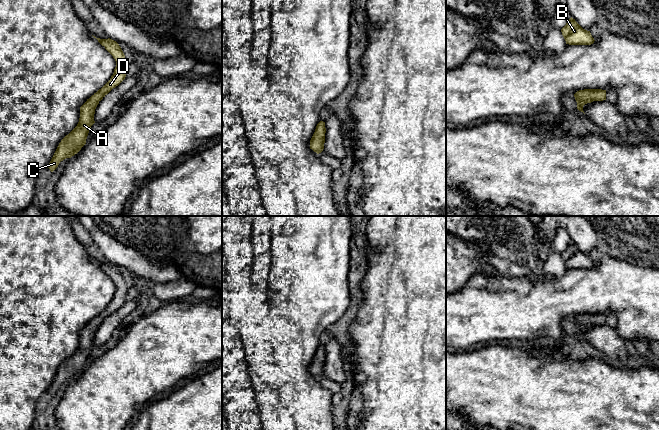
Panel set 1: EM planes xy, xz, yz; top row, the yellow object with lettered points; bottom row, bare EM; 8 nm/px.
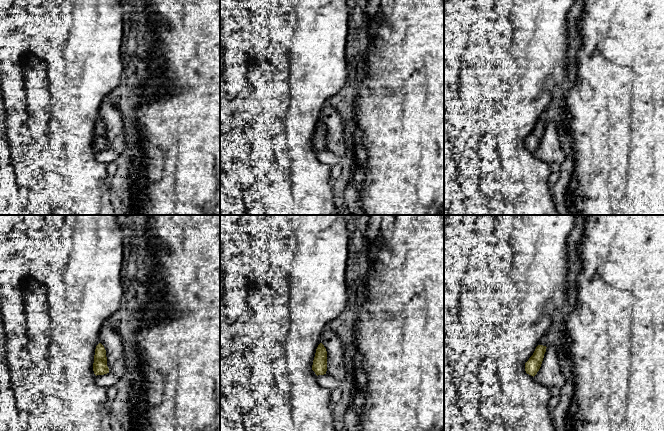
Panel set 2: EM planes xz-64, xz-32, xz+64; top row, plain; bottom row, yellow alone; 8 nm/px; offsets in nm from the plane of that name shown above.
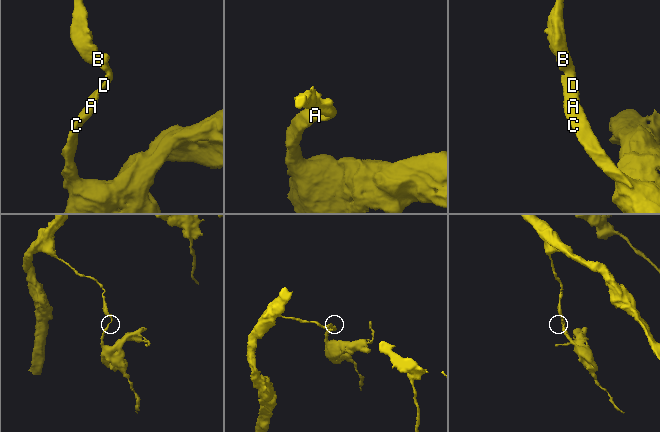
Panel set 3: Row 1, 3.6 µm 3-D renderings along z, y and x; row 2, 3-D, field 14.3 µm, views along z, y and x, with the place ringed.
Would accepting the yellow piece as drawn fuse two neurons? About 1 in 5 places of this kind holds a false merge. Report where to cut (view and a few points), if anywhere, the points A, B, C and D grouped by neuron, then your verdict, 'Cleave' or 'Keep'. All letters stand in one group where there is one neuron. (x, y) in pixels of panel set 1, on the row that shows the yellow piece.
No split. Groups: A B C D. Keep

